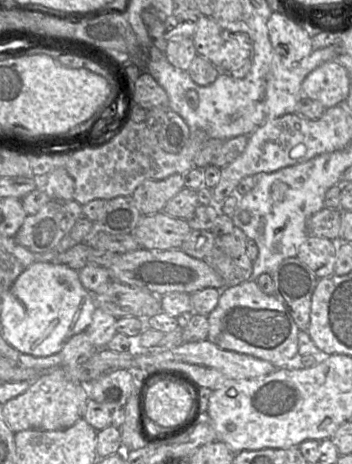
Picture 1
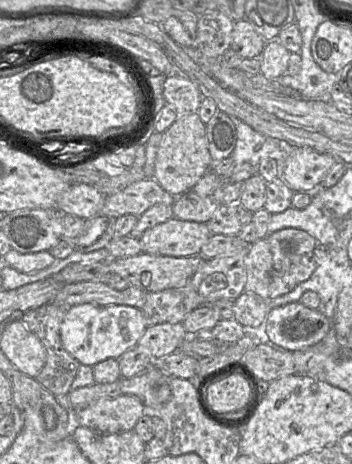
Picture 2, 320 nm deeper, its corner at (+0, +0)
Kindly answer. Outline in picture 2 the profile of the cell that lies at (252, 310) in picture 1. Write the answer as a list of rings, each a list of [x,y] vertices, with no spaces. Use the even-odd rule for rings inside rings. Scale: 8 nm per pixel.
[[[288,303],[269,310],[263,330],[270,343],[287,351],[300,351],[319,344],[331,329],[330,321],[317,309],[304,307],[301,303]]]

